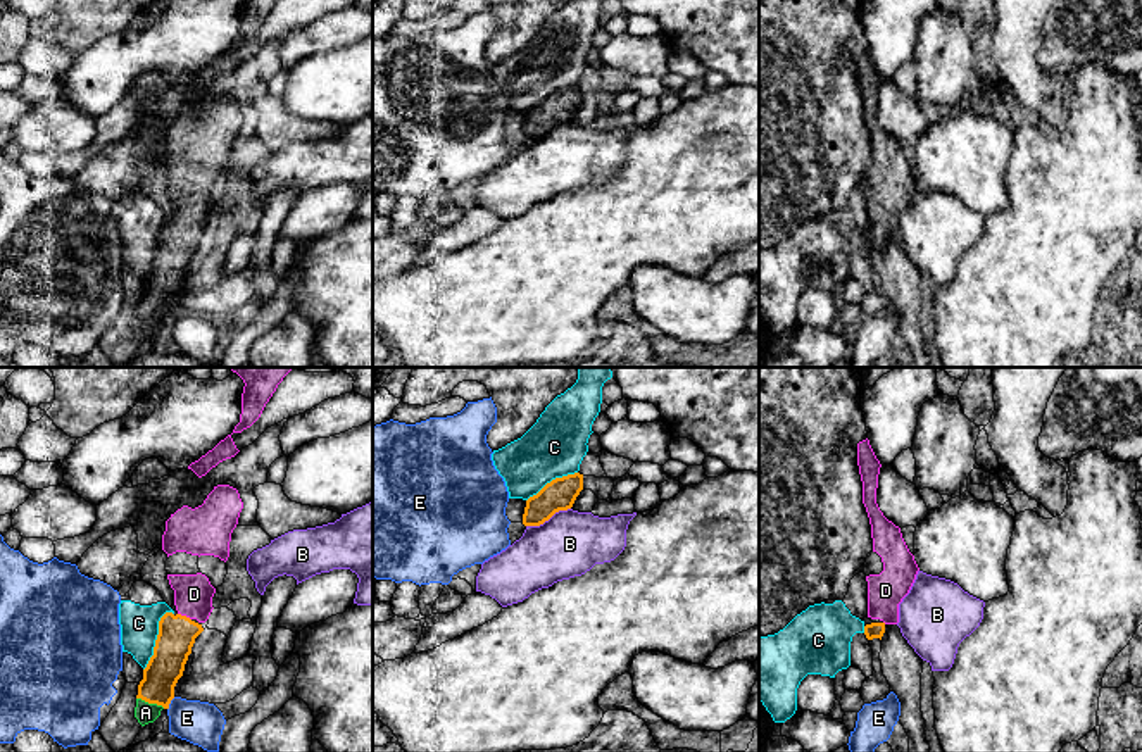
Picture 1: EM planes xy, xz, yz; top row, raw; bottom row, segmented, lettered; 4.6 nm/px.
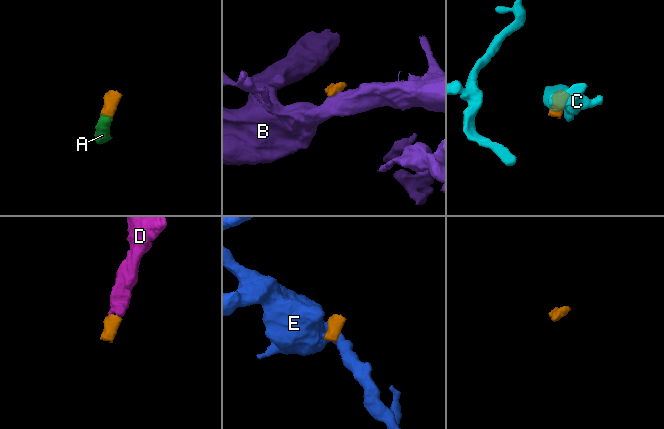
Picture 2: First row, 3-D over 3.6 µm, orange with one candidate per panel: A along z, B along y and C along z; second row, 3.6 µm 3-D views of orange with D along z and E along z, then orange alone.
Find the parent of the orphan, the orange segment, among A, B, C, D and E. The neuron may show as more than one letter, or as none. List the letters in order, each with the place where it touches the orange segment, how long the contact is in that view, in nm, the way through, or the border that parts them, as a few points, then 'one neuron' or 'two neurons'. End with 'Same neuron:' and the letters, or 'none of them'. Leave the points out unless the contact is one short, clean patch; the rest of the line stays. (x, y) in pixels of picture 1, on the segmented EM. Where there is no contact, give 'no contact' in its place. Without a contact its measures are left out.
A: meets orange in xy at (150, 702); contact 140 nm long; runs through xy (166, 666), (150, 702), (145, 713); one neuron
B: meets orange in xz at (547, 520); contact 220 nm long; border along xz (570, 507), (556, 511), (539, 525), (527, 526); two neurons
C: meets orange in xy at (157, 639); contact 300 nm long; border along xy (171, 611), (159, 621), (154, 654), (144, 670); two neurons
D: meets orange in xy at (185, 616); contact 70 nm long; runs through xy (176, 635), (185, 616), (194, 594); one neuron
E: meets orange in xy at (169, 702); contact 70 nm long; border along xy (175, 697), (168, 709); two neurons
Same neuron: A, D

